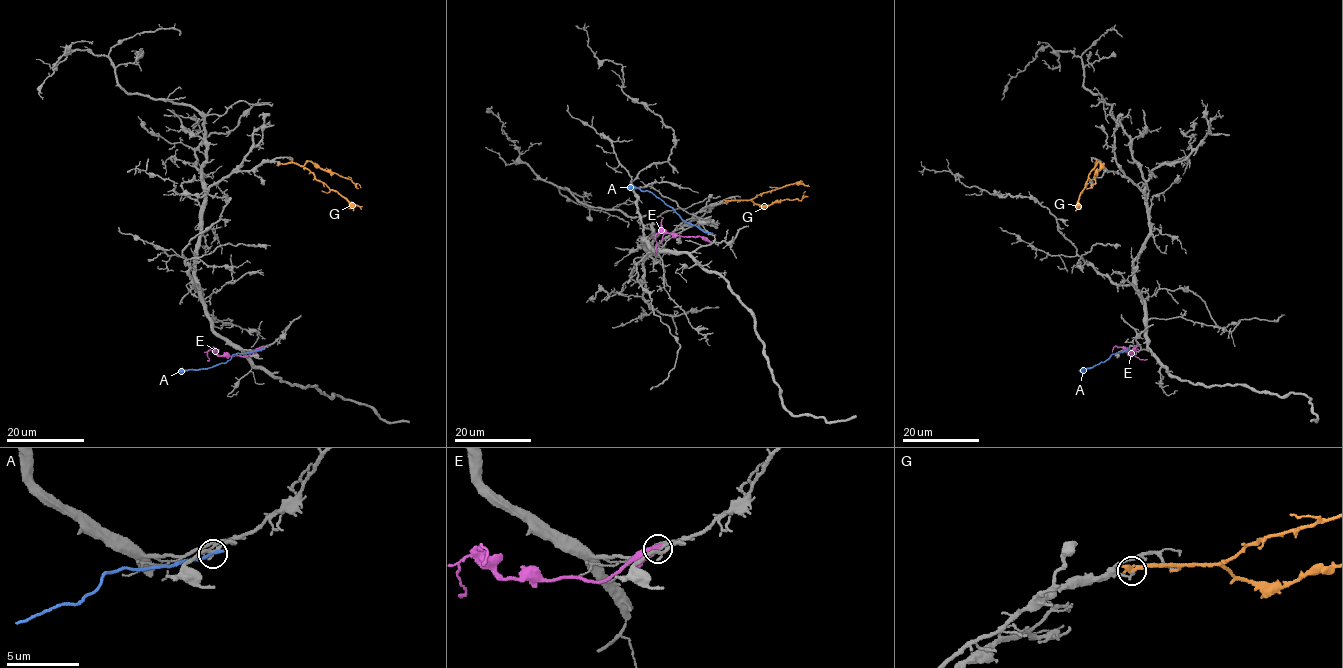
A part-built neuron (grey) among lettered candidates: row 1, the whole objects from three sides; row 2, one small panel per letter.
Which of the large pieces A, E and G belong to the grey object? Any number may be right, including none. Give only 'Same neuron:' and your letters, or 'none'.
Same neuron: none

